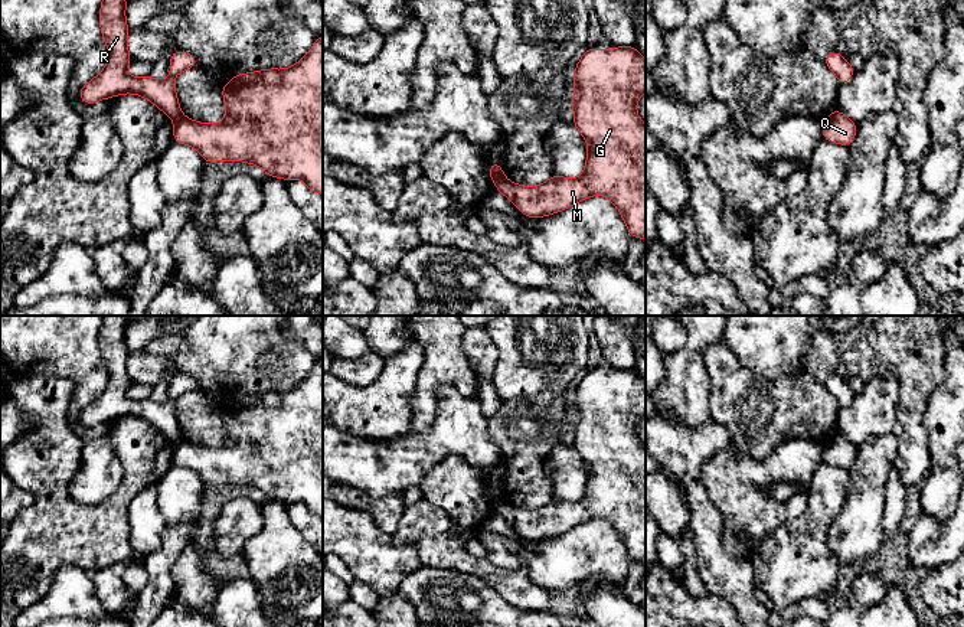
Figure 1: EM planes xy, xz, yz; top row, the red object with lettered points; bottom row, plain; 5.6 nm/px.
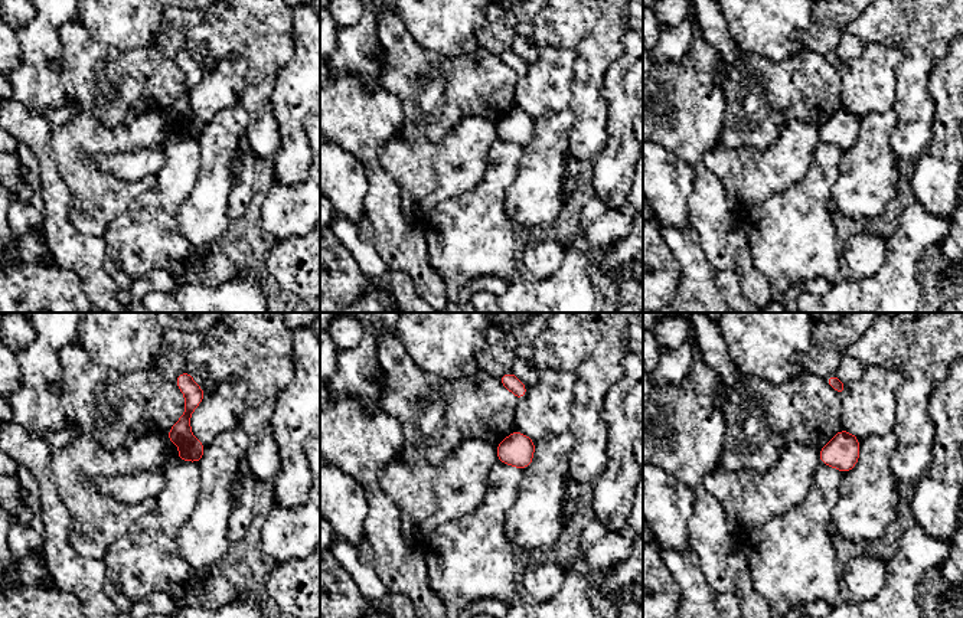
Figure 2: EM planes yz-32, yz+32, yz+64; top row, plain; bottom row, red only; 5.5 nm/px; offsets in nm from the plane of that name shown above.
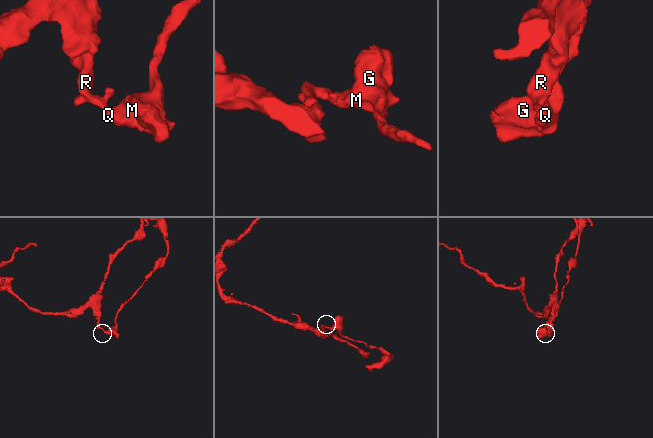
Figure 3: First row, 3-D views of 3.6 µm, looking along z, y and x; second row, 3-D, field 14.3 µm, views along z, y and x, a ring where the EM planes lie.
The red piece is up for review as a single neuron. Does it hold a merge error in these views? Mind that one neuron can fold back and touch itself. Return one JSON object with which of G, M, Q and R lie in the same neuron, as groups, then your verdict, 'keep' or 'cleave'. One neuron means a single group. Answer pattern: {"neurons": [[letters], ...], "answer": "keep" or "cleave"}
{"neurons": [["G", "M", "Q"], ["R"]], "answer": "cleave"}

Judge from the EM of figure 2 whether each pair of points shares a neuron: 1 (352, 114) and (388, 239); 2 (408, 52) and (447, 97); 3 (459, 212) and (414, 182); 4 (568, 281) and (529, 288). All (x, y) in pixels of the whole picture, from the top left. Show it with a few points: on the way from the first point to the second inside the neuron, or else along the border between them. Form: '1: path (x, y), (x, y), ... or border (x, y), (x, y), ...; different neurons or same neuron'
1: path (364, 146), (384, 193), (384, 208); same neuron
2: path (414, 64), (436, 85); same neuron
3: border (473, 186), (441, 200), (421, 226); different neurons
4: path (558, 288), (539, 288); same neuron

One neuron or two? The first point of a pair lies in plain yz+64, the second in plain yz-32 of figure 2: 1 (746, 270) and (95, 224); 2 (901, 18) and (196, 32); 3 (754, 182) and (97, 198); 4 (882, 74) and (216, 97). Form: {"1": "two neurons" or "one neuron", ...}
{"1": "two neurons", "2": "one neuron", "3": "one neuron", "4": "one neuron"}

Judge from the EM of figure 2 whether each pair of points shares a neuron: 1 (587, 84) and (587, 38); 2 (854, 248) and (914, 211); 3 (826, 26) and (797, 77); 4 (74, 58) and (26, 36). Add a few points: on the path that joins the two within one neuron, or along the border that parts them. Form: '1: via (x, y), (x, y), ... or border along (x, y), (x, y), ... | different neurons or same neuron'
1: via (587, 72), (587, 49) | same neuron
2: border along (887, 241), (887, 257), (874, 272) | different neurons
3: border along (802, 45), (823, 56) | different neurons
4: border along (71, 20), (59, 28), (64, 88) | different neurons

